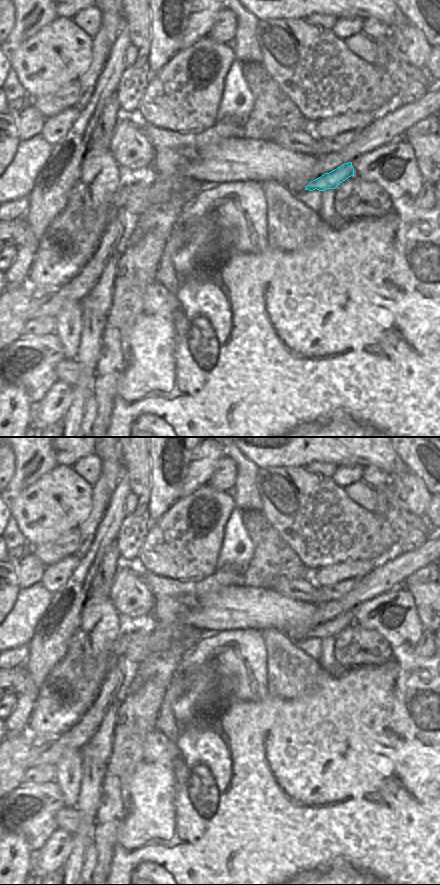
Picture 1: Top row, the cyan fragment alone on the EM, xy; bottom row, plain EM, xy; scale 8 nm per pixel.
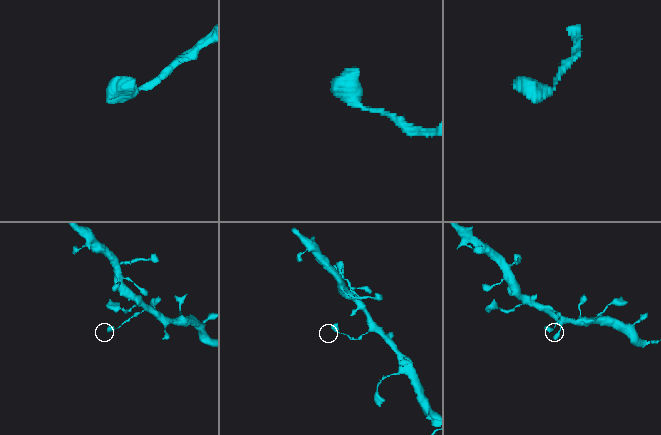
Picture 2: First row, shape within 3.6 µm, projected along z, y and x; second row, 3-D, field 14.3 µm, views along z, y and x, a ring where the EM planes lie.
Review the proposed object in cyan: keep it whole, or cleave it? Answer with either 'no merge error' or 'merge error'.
no merge error

